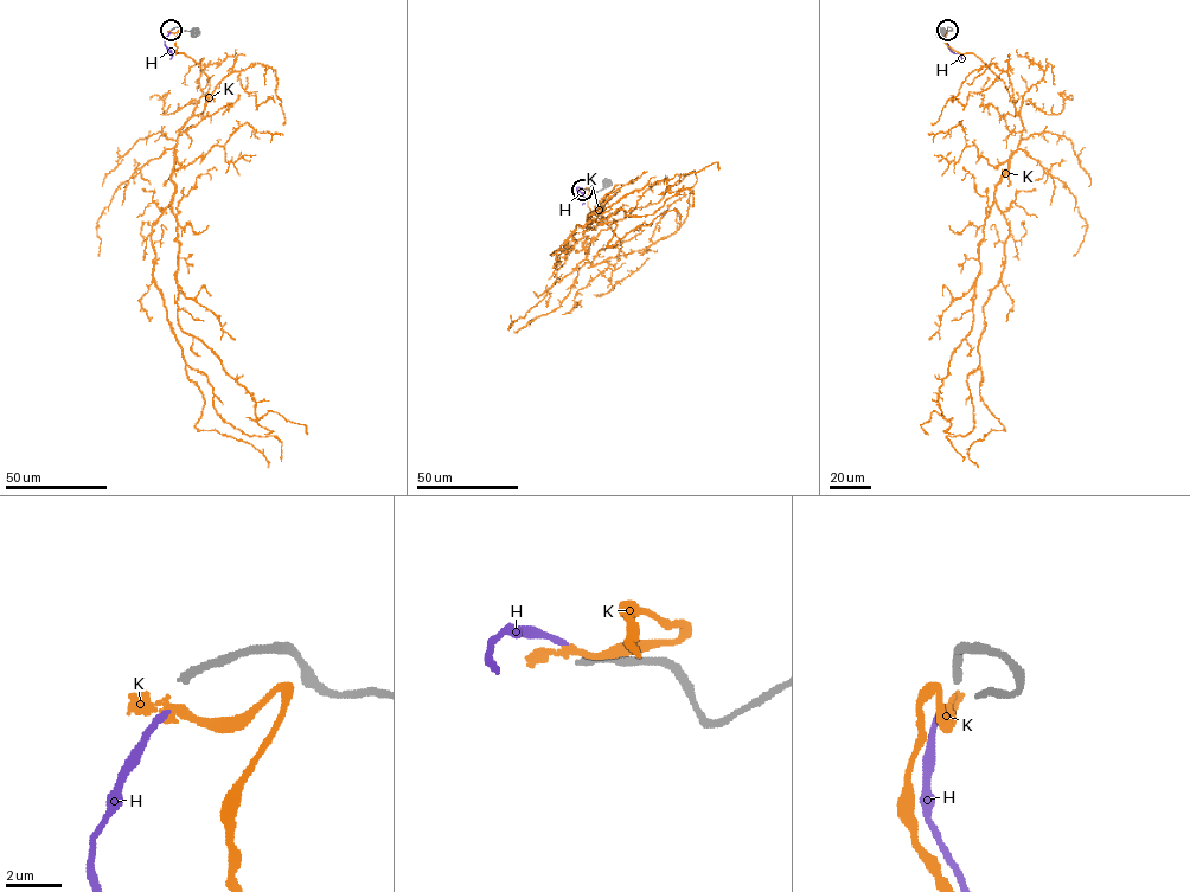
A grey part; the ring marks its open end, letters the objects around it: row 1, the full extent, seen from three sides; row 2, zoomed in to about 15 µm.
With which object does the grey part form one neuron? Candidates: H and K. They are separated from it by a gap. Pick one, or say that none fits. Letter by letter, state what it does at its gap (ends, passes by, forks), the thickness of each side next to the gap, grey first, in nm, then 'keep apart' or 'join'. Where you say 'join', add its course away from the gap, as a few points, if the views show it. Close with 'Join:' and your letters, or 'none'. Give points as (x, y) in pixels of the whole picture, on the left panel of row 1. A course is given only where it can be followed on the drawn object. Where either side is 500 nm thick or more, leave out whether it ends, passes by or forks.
H: it ends; calibres 280 and 240 nm; keep apart
K: it passes by; calibres 280 and 190 nm; join; course (170, 31), (210, 88), (180, 129), (153, 281), (204, 400), (194, 427), (250, 443), (267, 467)
Join: K

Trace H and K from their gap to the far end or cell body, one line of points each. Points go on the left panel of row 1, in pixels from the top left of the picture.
H: (170, 32), (165, 43), (172, 53), (171, 59)
K: (170, 31), (210, 88), (180, 129), (153, 281), (204, 400), (194, 427), (250, 443), (267, 467)

